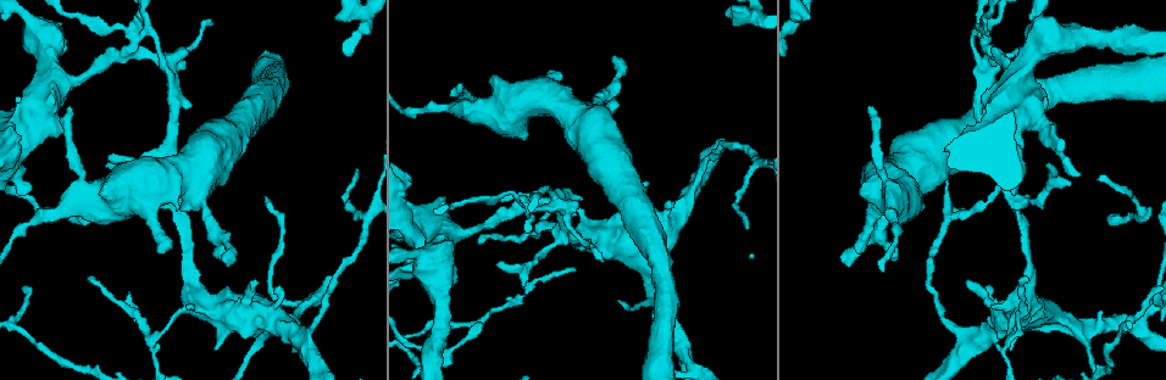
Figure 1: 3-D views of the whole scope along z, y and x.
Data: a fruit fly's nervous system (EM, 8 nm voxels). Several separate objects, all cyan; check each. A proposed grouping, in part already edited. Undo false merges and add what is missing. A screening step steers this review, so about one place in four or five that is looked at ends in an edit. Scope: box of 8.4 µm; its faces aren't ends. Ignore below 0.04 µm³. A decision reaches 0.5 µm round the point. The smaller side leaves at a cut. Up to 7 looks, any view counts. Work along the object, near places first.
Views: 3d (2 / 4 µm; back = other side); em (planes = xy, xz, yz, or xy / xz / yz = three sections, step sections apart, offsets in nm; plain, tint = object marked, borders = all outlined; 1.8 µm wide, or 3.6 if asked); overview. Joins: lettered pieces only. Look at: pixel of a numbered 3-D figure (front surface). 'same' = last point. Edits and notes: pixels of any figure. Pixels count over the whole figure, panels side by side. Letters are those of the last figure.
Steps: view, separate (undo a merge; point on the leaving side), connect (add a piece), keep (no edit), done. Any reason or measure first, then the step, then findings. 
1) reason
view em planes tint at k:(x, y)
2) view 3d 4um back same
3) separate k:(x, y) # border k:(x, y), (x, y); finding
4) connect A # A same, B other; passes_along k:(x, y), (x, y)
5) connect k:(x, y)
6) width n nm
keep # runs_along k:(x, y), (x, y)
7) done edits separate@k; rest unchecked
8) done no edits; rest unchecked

three arms meet
view em planes borders at 1:(1136, 322)

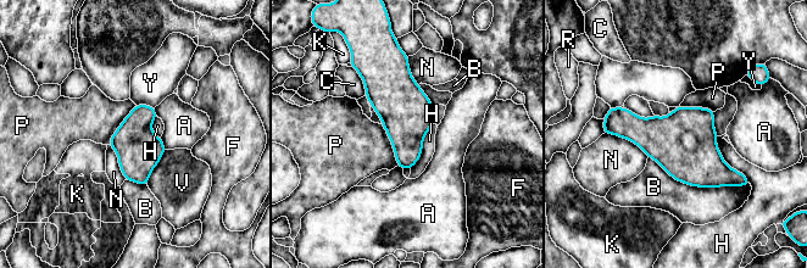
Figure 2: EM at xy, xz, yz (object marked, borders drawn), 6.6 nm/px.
keep # A other, B other, C other, F other, H other, K other, N other, P other, R other, V other, Y other; border 2:(717, 137), (722, 157), (750, 182); one neuron here

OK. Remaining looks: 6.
view 3d 2um at 1:(1047, 163)

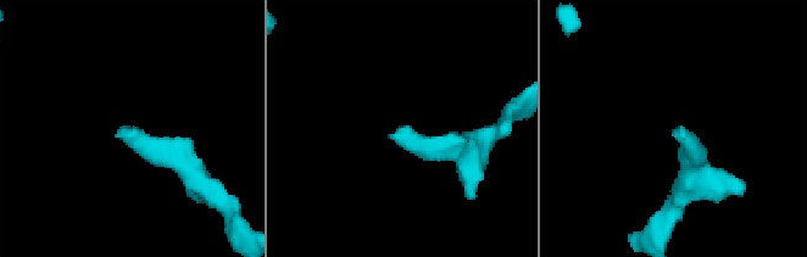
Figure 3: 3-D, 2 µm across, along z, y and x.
view em planes borders at 3:(397, 135)

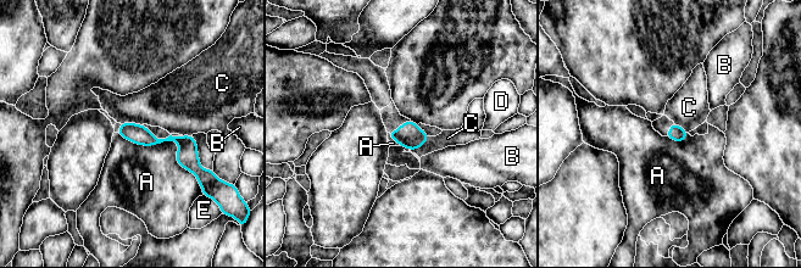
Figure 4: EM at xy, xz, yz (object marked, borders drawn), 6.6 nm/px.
width 100 nm
keep # A other, B other, C other, D other, E other; runs_along 4:(123, 126), (151, 140), (177, 139), (195, 160); no lettered piece goes on from it

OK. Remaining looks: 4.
sharp bend
view 3d 4um at 1:(759, 15)

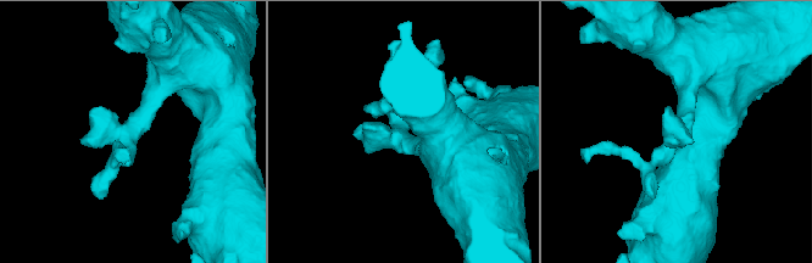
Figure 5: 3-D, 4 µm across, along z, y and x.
view em planes borders at 5:(680, 136)

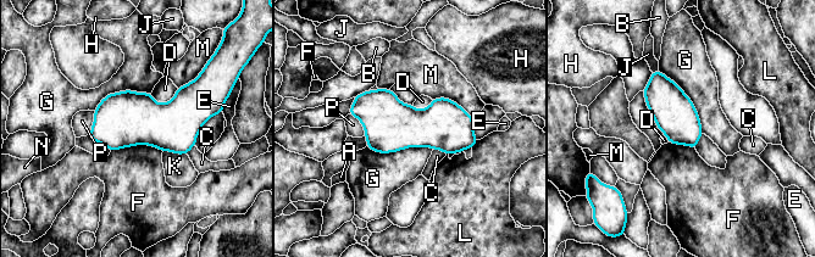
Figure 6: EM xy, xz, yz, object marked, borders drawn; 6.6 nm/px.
keep # A other, B other, C other, D other, E other, F other, G other, H other, J other, K other, L other, M other, N other, P other; border 6:(111, 150), (153, 145), (162, 151); one neuron here

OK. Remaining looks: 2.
done no edits; rest unchecked

